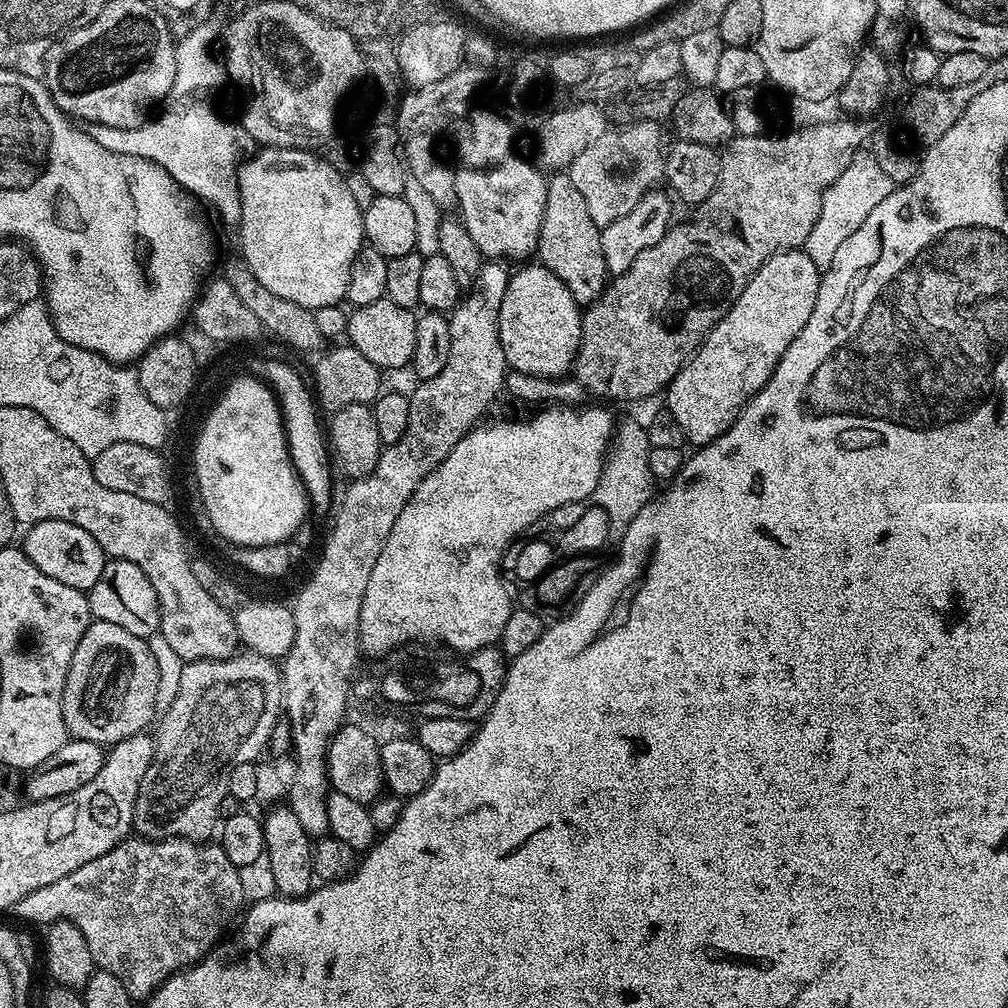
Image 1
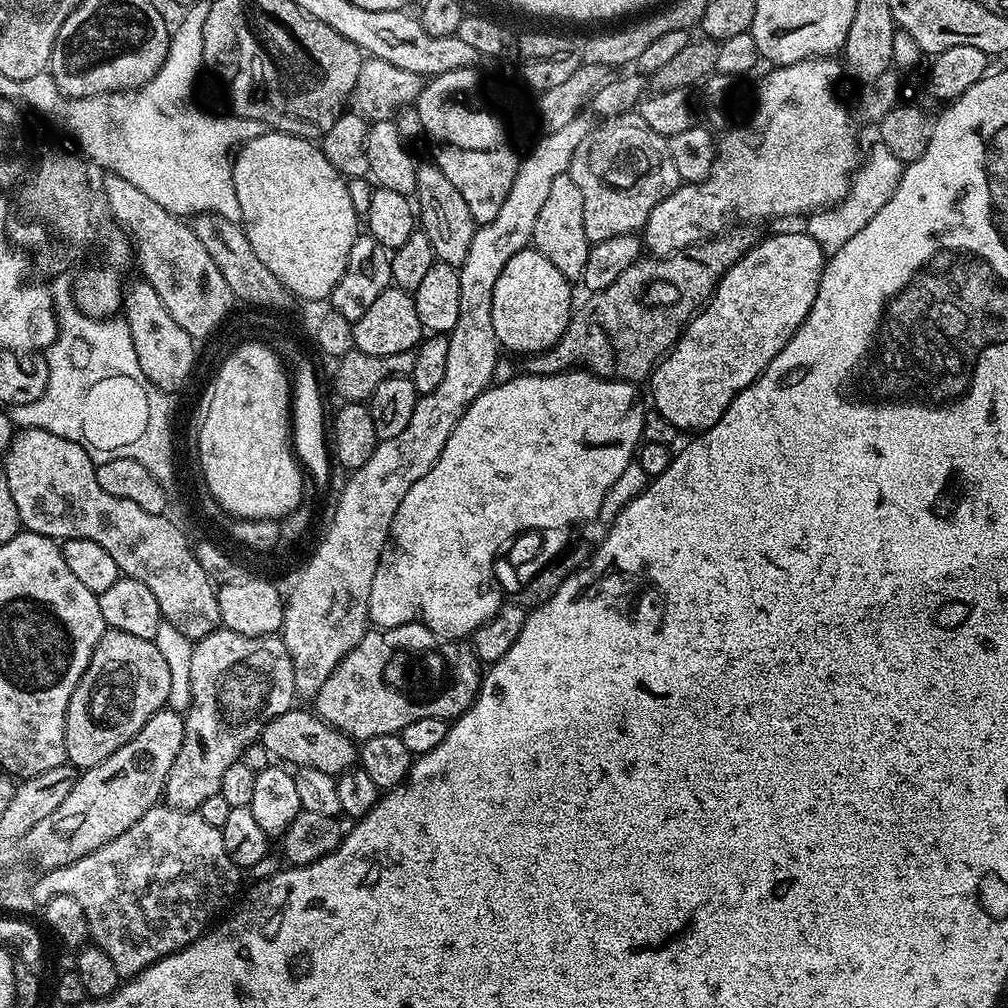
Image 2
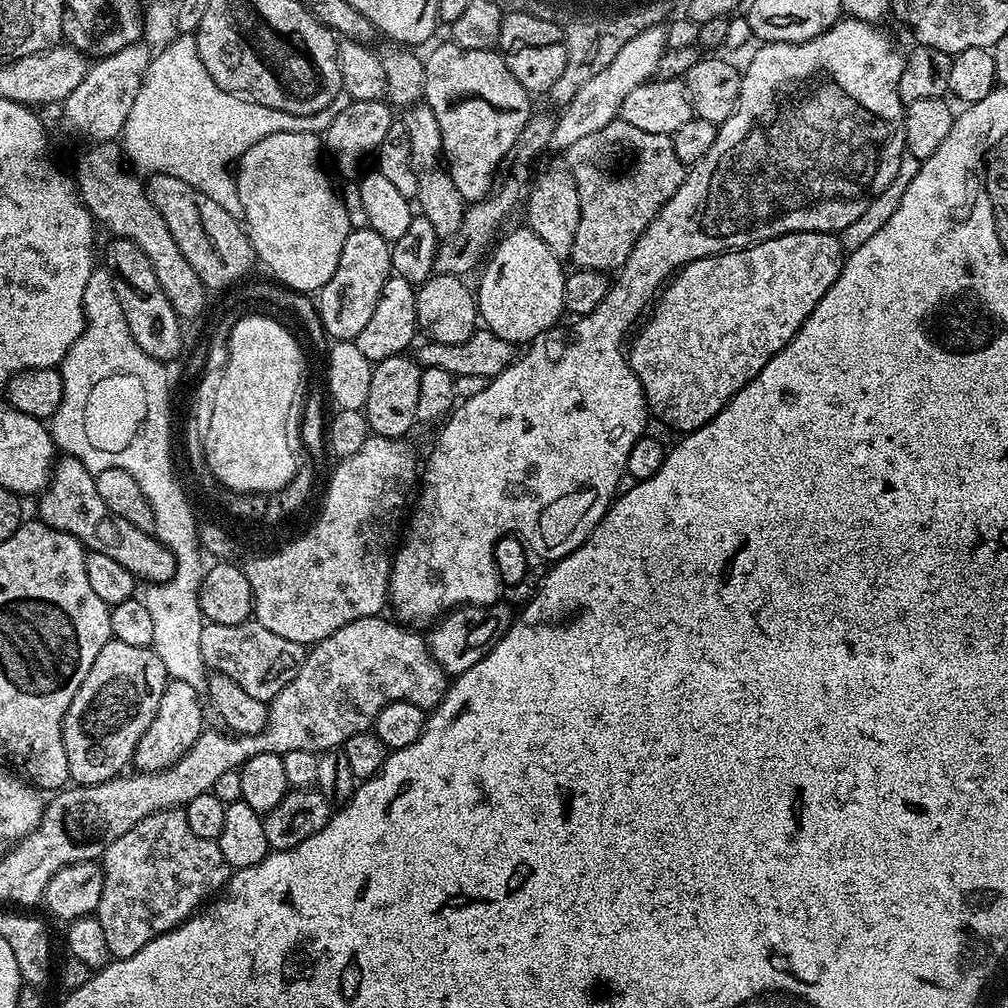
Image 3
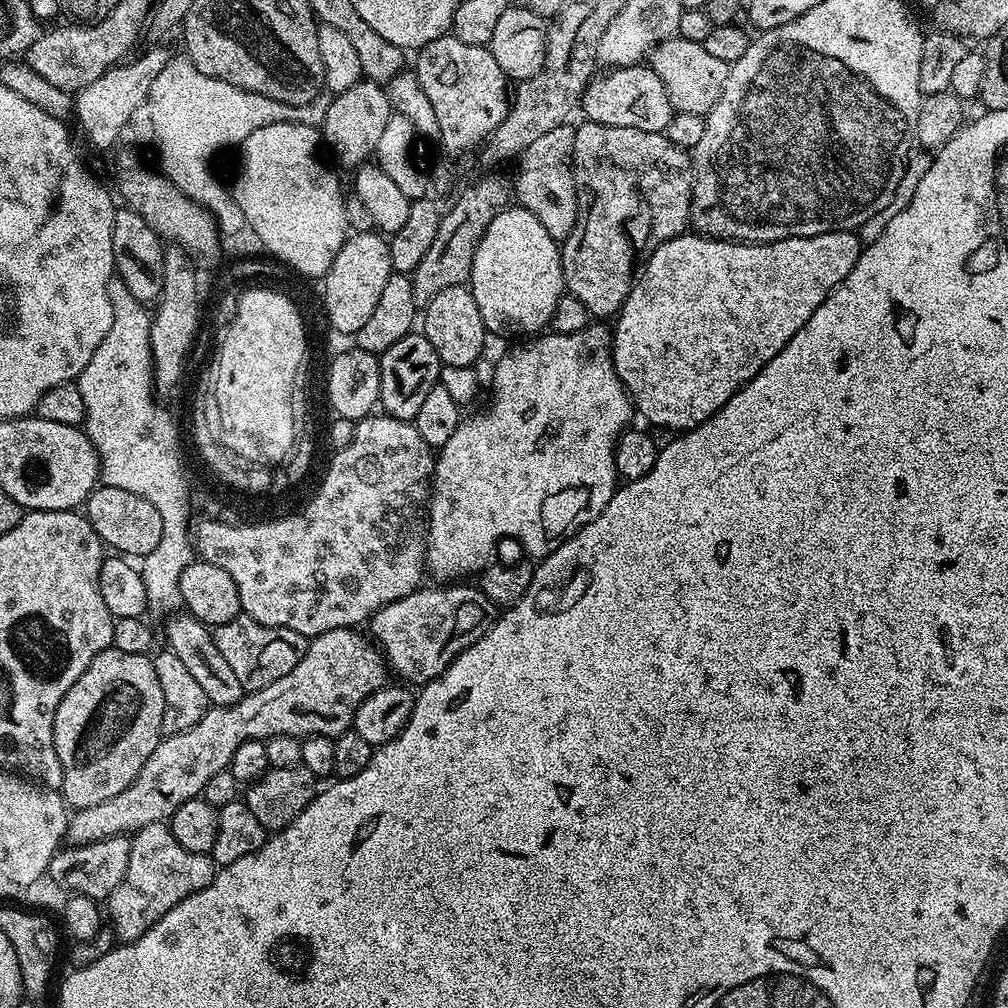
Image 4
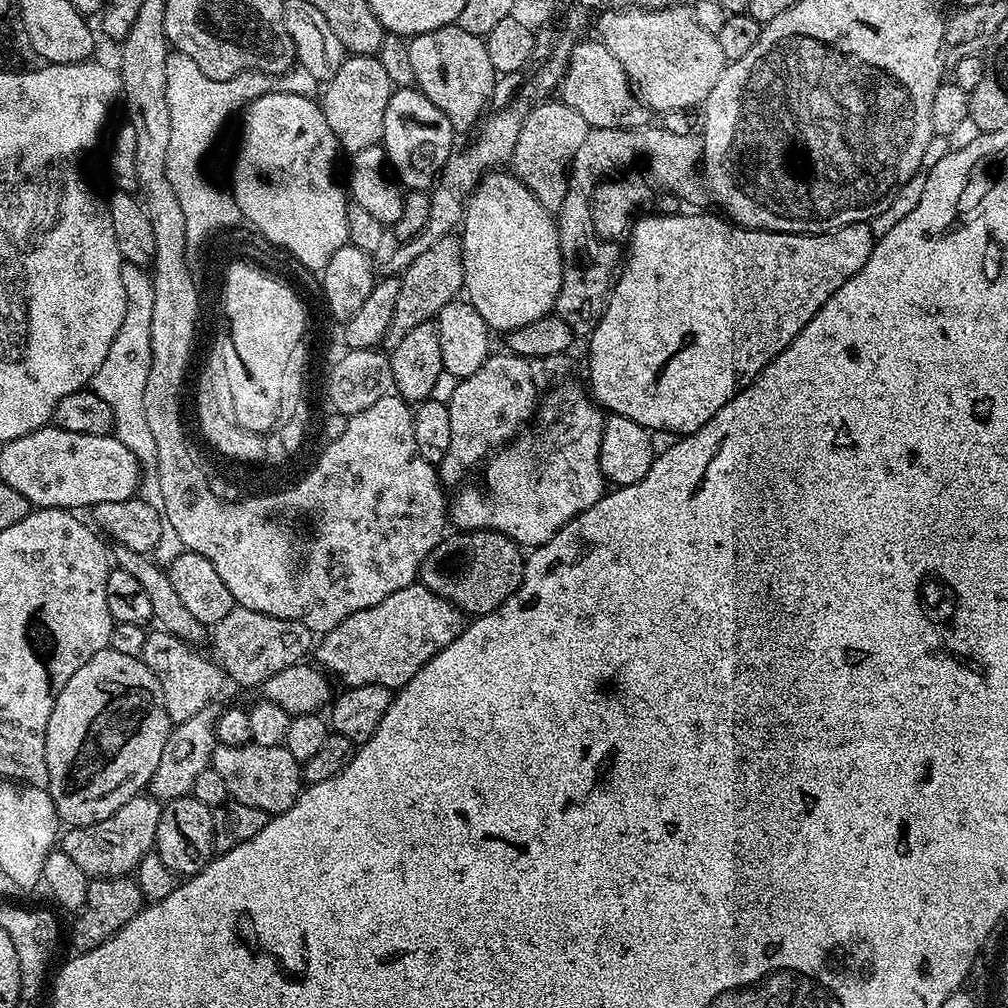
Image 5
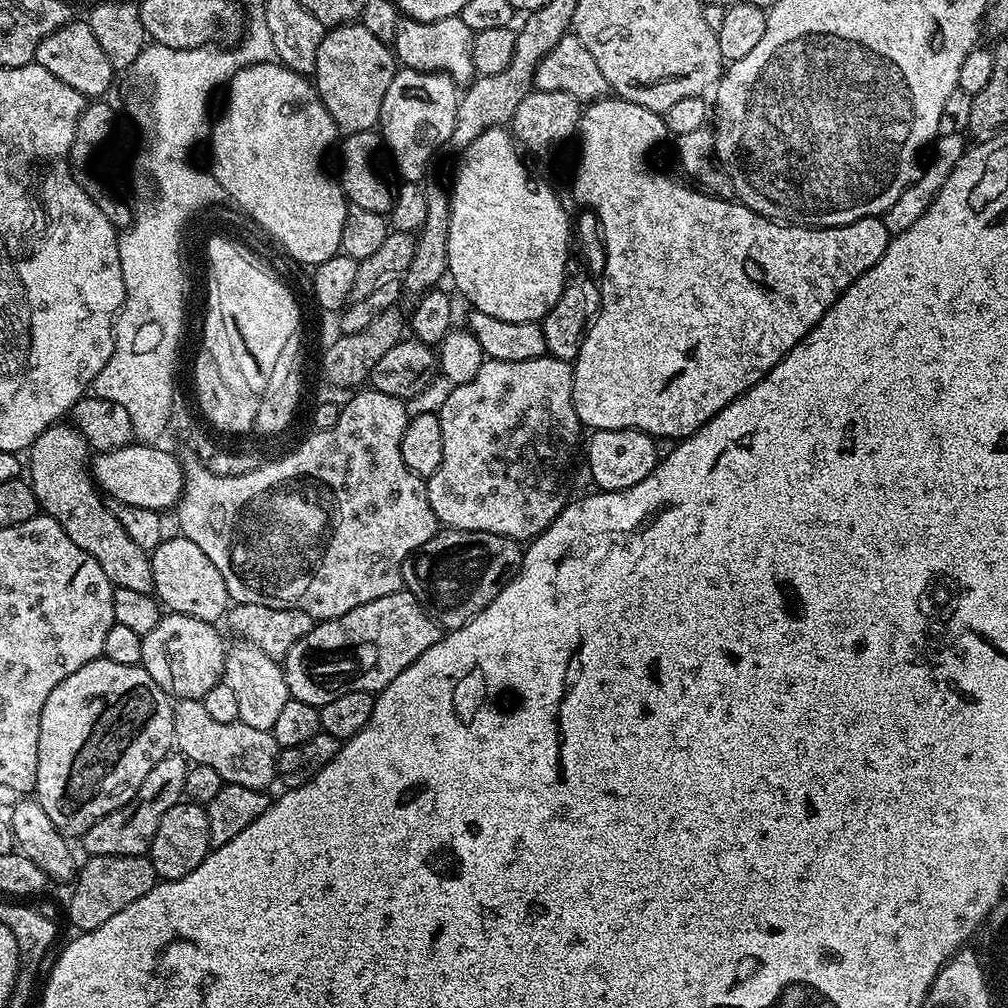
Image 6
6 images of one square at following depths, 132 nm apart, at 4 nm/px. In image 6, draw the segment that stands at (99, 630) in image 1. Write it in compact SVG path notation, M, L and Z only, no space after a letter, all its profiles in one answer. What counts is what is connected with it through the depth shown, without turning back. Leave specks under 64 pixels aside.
M103 658L86 662L86 666L74 670L70 678L50 690L50 698L42 706L38 730L38 782L34 796L59 832L69 838L83 837L94 822L134 798L142 782L146 782L146 774L173 751L176 738L173 707L173 701L143 666L122 666L122 662Z

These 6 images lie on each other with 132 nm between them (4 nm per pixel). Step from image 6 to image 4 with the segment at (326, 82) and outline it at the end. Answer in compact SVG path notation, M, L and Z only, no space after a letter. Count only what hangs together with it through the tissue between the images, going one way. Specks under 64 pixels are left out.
M362 78L354 86L350 86L350 90L342 90L332 96L330 102L330 110L326 110L326 118L322 125L322 140L328 148L332 151L332 156L344 168L355 170L362 164L367 164L376 155L376 147L378 141L386 126L386 122L392 117L392 104L388 100L387 91L381 85L377 84L375 80Z

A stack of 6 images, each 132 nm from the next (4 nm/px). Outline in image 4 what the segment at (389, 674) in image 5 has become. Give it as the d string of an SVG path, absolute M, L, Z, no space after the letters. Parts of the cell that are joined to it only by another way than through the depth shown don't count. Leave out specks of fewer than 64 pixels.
M421 586L416 591L382 606L370 621L371 639L380 649L389 669L412 686L423 686L443 676L445 670L470 646L479 642L496 623L498 605L479 587Z

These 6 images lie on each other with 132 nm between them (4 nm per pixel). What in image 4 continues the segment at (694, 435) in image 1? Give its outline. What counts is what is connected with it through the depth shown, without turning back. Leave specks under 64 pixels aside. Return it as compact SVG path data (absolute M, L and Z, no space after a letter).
M855 231L791 236L767 242L713 240L681 234L663 240L643 261L624 305L614 317L612 361L635 411L657 428L687 430L709 420L810 322L810 314L854 270L862 251Z

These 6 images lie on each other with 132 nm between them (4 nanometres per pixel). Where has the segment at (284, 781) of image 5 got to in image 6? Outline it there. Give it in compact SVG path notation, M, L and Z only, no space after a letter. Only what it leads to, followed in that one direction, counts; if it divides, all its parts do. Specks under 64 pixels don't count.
M176 700L172 709L174 718L174 744L179 755L192 764L211 766L218 770L225 784L237 784L238 786L250 786L250 790L271 789L271 784L276 780L276 757L280 754L280 747L274 742L271 732L266 730L254 730L254 726L241 724L239 720L234 722L214 722L210 714L206 714L206 706L198 700Z

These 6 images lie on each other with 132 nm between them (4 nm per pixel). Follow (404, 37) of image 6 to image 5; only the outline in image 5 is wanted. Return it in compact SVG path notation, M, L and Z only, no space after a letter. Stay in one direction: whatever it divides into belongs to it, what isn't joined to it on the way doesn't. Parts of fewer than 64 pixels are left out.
M454 23L442 26L438 30L430 30L426 34L411 37L408 40L408 49L416 79L415 87L424 92L426 98L430 98L430 102L434 102L434 106L438 106L438 110L442 110L442 114L446 114L446 118L450 118L453 129L457 133L464 132L475 124L476 119L478 122L481 119L480 111L486 106L489 107L492 90L498 79L484 40L474 34L468 34L466 30L460 28L459 24Z

